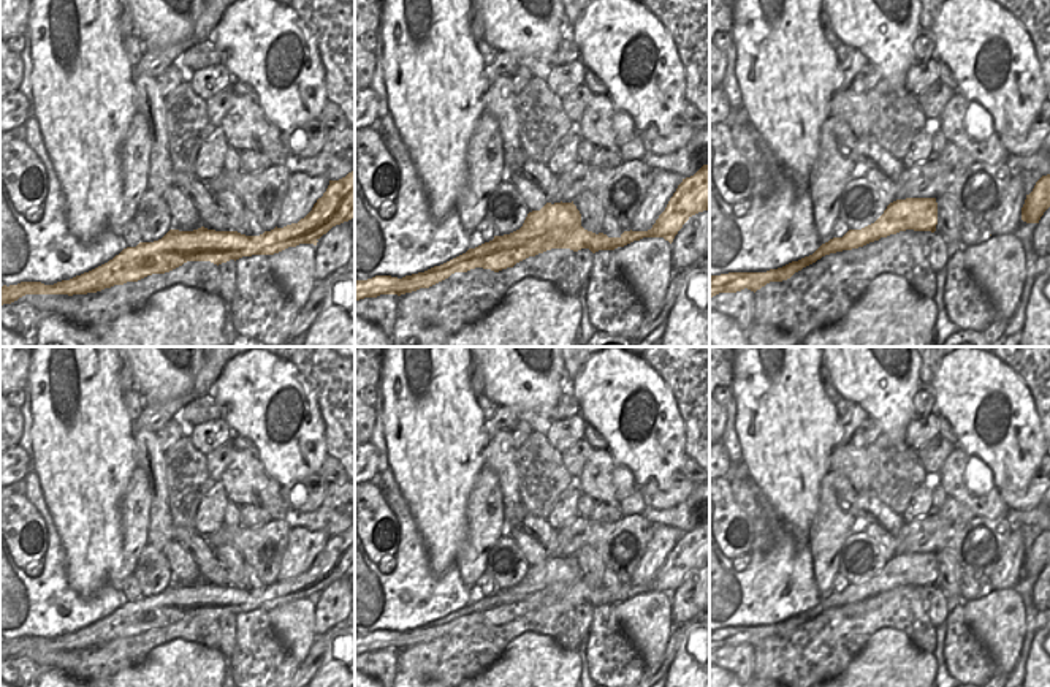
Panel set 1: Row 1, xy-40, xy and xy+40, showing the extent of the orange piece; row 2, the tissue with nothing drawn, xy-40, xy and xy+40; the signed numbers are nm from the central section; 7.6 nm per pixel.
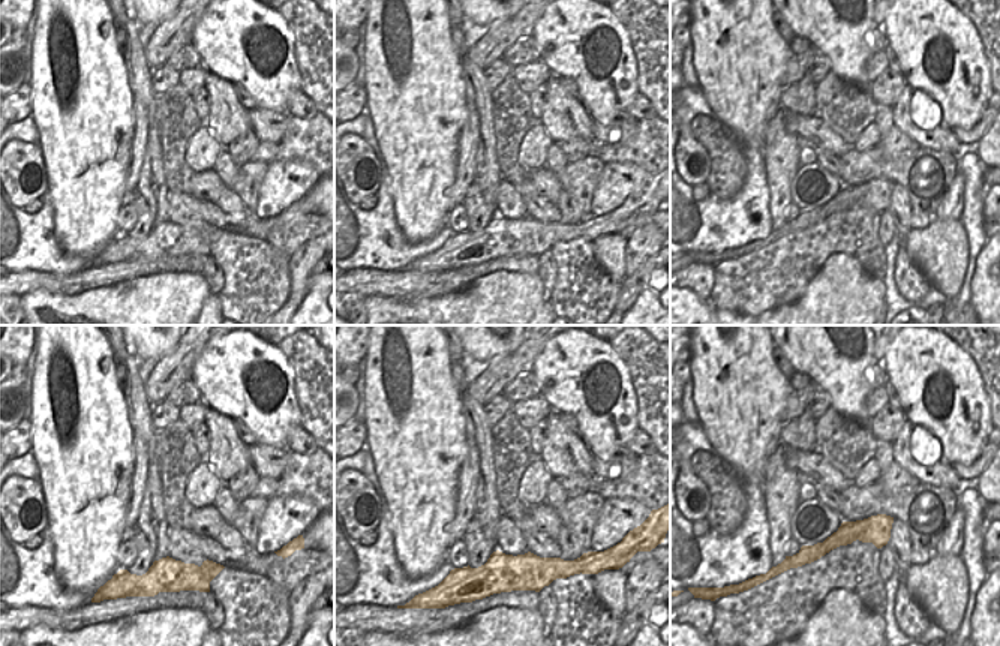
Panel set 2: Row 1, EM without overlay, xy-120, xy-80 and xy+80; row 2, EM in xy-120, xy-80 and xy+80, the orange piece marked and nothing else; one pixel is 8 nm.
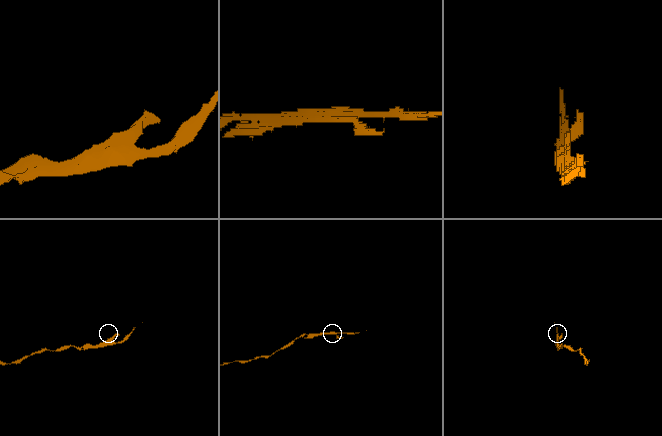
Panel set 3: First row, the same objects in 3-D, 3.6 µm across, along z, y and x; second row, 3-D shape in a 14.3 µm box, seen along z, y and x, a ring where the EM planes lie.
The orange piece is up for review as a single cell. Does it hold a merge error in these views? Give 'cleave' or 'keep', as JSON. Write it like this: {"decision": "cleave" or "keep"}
{"decision": "cleave"}

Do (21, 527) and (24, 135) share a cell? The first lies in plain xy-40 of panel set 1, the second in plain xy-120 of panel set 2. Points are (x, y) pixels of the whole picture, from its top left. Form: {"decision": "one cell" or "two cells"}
{"decision": "two cells"}

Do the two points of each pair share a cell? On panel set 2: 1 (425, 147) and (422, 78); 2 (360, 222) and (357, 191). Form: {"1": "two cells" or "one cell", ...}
{"1": "one cell", "2": "two cells"}

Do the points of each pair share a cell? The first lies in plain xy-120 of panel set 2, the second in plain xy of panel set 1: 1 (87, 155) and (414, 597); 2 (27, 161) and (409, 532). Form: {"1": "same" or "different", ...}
{"1": "different", "2": "different"}

